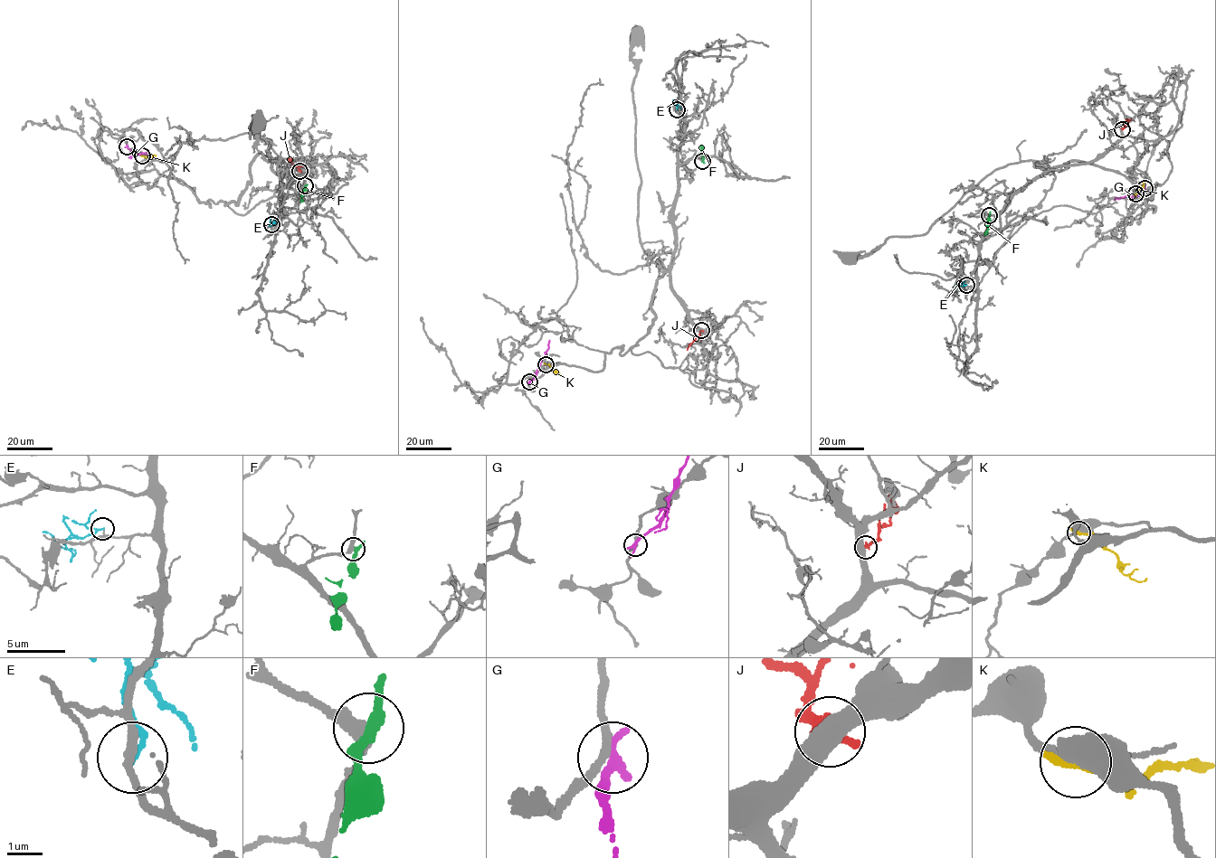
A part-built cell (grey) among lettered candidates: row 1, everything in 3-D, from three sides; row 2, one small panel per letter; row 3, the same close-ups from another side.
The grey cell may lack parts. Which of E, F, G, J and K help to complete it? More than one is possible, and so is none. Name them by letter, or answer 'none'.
E

